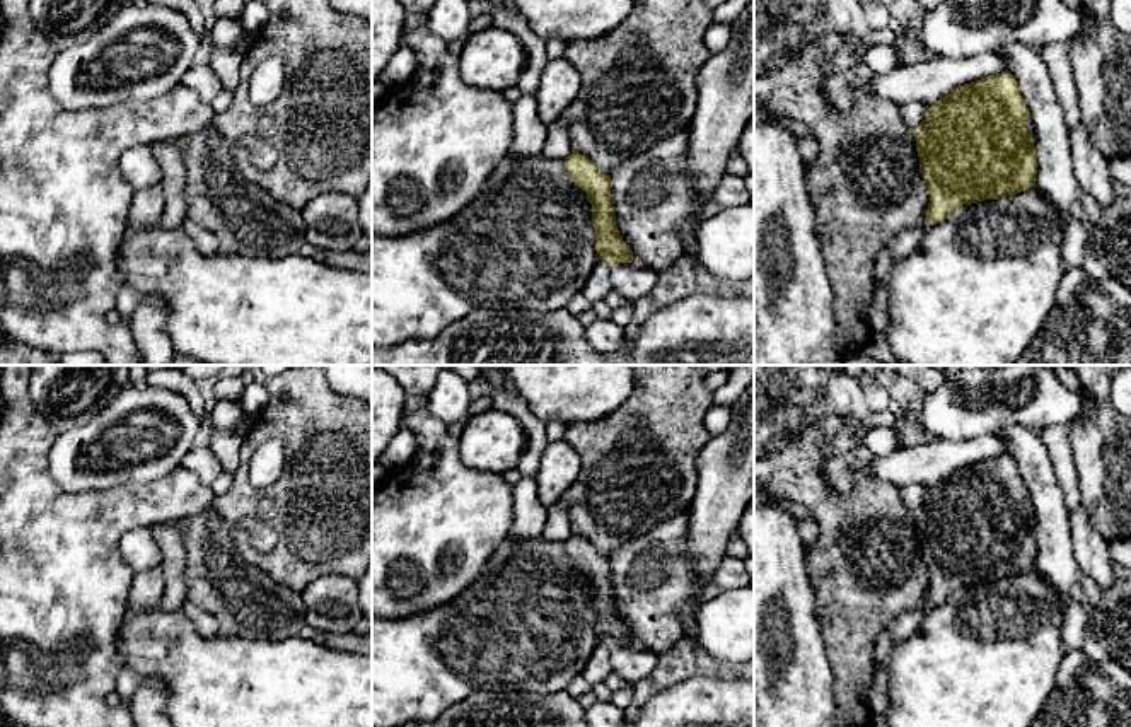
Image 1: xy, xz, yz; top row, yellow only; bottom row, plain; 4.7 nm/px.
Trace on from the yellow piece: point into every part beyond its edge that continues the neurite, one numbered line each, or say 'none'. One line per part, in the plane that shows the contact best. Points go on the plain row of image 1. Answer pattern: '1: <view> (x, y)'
1: yz (906, 623)

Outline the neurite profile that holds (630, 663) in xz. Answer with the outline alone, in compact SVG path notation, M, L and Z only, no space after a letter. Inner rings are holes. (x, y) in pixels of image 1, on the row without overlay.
M614 645L611 647L612 674L624 679L628 684L643 681L658 662L658 655L648 648L636 645Z

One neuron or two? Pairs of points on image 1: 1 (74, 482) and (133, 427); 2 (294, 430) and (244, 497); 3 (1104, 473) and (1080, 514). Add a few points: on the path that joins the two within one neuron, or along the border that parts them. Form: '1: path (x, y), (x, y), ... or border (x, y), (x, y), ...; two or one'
1: path (86, 466), (104, 447), (113, 447), (118, 442); one
2: path (270, 430), (265, 430), (248, 447), (243, 473); one
3: border (1080, 504), (1092, 526), (1107, 541); two

